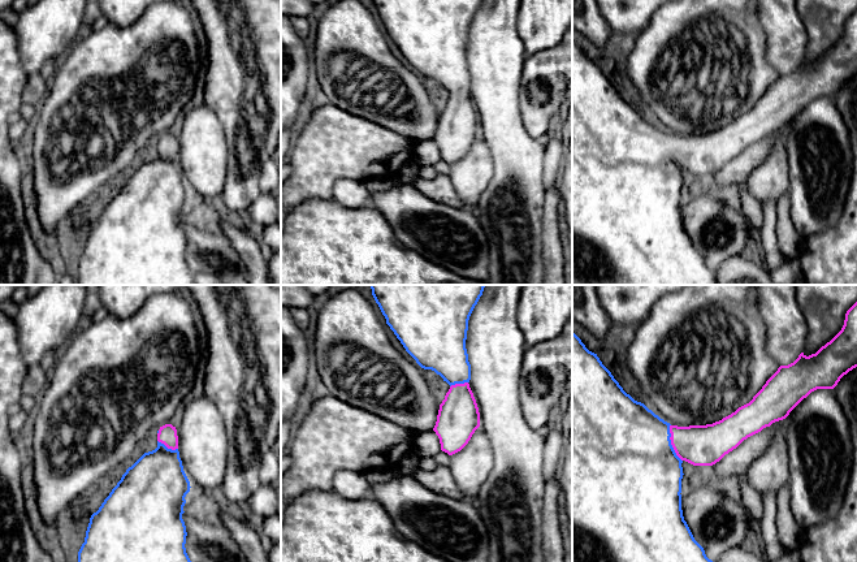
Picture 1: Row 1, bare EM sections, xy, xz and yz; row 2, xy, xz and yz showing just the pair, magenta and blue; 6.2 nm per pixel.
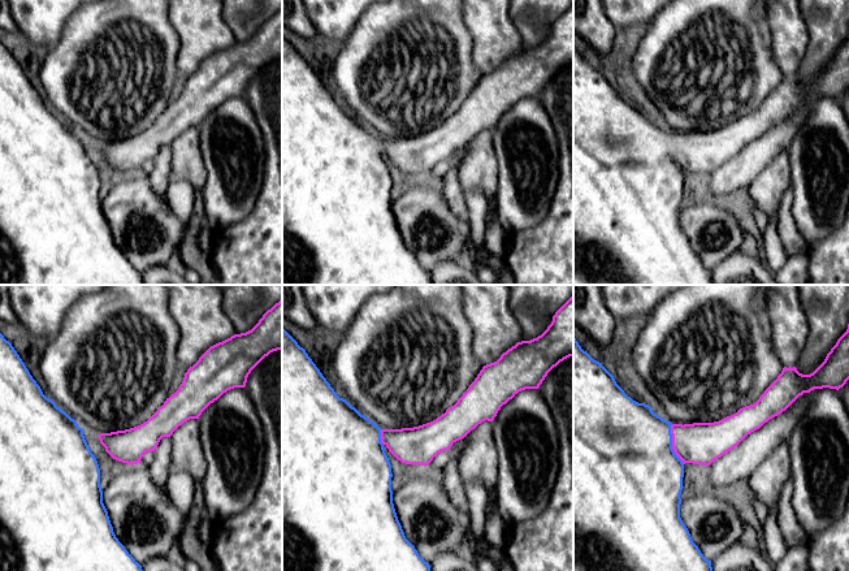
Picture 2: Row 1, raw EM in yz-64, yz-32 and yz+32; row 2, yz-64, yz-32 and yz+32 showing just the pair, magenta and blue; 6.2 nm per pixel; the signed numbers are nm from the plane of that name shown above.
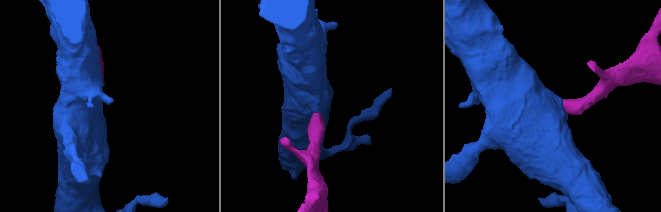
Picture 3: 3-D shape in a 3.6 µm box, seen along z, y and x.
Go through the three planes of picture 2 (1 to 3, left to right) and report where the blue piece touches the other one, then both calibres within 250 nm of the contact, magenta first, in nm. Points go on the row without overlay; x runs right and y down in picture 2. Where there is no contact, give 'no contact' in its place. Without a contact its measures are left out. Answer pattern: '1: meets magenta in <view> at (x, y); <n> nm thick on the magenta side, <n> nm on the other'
1: no contact
2: meets magenta in yz-32 at (381, 146); 240 nm thick on the magenta side, 480 nm on the other
3: meets magenta in yz+32 at (672, 152); 260 nm thick on the magenta side, 500 nm on the other

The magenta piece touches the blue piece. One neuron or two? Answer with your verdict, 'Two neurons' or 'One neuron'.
One neuron

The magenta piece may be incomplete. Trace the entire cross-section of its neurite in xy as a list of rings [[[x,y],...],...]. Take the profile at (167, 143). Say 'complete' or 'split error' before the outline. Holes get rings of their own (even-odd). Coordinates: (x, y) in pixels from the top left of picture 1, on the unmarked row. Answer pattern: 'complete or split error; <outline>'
split error; [[[165,133],[157,139],[157,156],[144,161],[90,226],[78,260],[78,285],[195,285],[186,261],[182,228],[190,190],[178,160],[177,138]]]

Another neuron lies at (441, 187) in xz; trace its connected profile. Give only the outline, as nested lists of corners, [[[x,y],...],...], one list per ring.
[[[438,174],[432,180],[417,177],[414,186],[433,200],[438,200],[455,208],[464,208],[463,200],[456,194],[449,174]]]

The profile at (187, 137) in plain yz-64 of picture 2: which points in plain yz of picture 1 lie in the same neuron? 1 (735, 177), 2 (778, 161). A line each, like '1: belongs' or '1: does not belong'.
1: does not belong
2: belongs

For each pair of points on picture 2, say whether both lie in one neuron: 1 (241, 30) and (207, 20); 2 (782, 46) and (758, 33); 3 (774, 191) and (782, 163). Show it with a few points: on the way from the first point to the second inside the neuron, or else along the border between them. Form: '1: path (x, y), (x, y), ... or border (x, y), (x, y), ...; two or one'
1: border (220, 13), (235, 42); two
2: border (765, 13), (771, 56), (779, 68); two
3: path (774, 185), (779, 169); one

